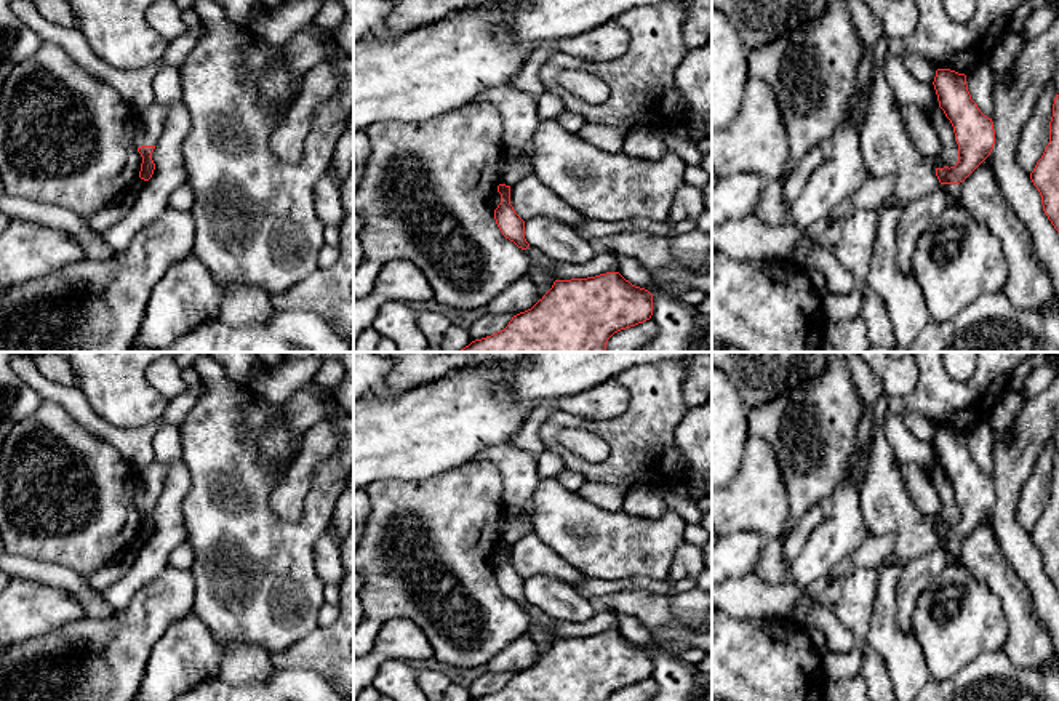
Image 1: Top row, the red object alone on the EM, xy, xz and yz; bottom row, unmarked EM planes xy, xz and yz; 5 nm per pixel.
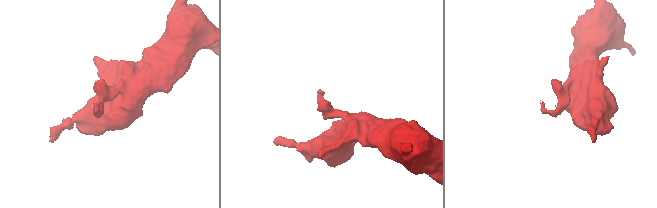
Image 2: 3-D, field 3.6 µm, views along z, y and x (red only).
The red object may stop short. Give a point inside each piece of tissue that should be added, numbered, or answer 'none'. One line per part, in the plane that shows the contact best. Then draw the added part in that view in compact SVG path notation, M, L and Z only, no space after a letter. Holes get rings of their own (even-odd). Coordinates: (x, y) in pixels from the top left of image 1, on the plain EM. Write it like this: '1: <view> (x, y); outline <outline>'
1: xy (149, 480); outline M150 461L146 467L136 471L136 506L155 504L162 493L166 471L166 464L157 461Z

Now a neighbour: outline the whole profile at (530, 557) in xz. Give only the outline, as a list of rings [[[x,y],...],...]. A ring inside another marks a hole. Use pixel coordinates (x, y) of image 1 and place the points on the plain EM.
[[[533,530],[510,544],[510,563],[523,579],[544,575],[566,579],[576,591],[581,586],[582,575],[547,547]]]

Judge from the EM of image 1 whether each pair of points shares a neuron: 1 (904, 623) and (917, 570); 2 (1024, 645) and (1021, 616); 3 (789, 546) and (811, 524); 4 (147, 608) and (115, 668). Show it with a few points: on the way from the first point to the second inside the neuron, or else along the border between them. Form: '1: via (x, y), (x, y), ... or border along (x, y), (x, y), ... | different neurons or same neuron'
1: via (906, 610), (911, 583) | same neuron
2: via (1024, 639), (1024, 623) | same neuron
3: via (794, 541), (807, 528) | same neuron
4: via (141, 623), (115, 653) | same neuron

